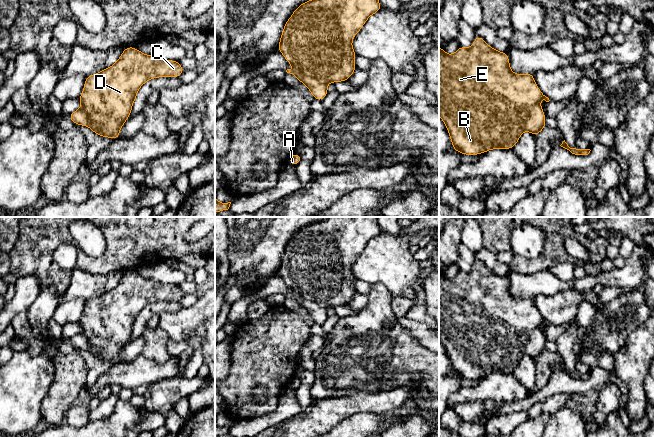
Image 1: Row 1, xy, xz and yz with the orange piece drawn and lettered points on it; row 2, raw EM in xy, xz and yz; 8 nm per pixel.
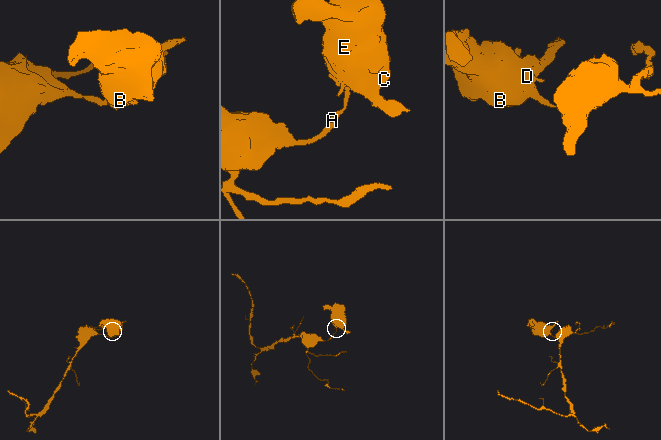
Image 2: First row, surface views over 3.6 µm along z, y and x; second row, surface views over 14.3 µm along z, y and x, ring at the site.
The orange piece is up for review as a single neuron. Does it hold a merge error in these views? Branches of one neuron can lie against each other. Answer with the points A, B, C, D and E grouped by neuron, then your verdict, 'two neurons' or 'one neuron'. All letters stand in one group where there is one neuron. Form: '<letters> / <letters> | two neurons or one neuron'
A / B C D E | two neurons

